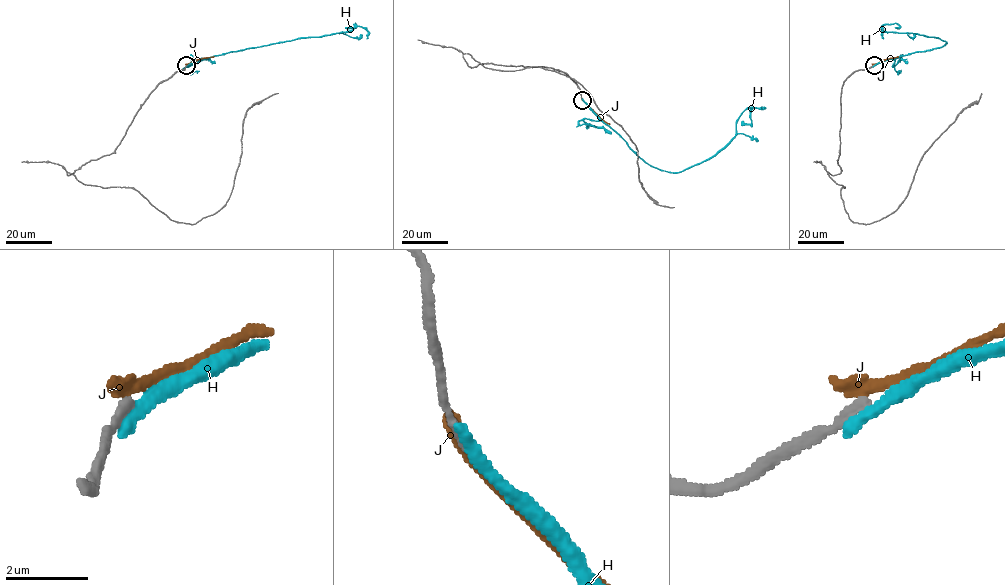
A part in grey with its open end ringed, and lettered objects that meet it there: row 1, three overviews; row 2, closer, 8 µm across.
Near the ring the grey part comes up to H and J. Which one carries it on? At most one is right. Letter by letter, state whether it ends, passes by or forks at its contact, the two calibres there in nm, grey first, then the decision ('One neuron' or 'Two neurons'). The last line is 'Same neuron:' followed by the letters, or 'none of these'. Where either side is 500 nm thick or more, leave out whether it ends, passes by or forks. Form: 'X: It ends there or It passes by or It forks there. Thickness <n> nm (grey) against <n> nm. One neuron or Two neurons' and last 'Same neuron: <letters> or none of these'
H: It ends there. Thickness 240 nm (grey) against 340 nm. Two neurons
J: It ends there. Thickness 240 nm (grey) against 400 nm. Two neurons
Same neuron: none of these

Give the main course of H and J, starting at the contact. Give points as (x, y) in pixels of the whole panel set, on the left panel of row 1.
H: (186, 65), (230, 52), (347, 32), (355, 23), (354, 27), (345, 27)
J: (186, 65), (213, 56)

